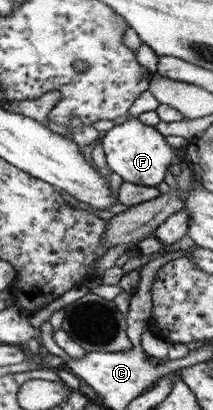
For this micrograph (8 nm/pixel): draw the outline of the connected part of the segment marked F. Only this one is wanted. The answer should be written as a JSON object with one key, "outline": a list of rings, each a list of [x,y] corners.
{"outline":[[[127,117],[115,124],[102,138],[101,146],[106,165],[112,173],[120,175],[123,181],[134,185],[156,187],[163,181],[166,168],[176,161],[174,149],[169,147],[154,126],[144,125],[138,118]]]}

